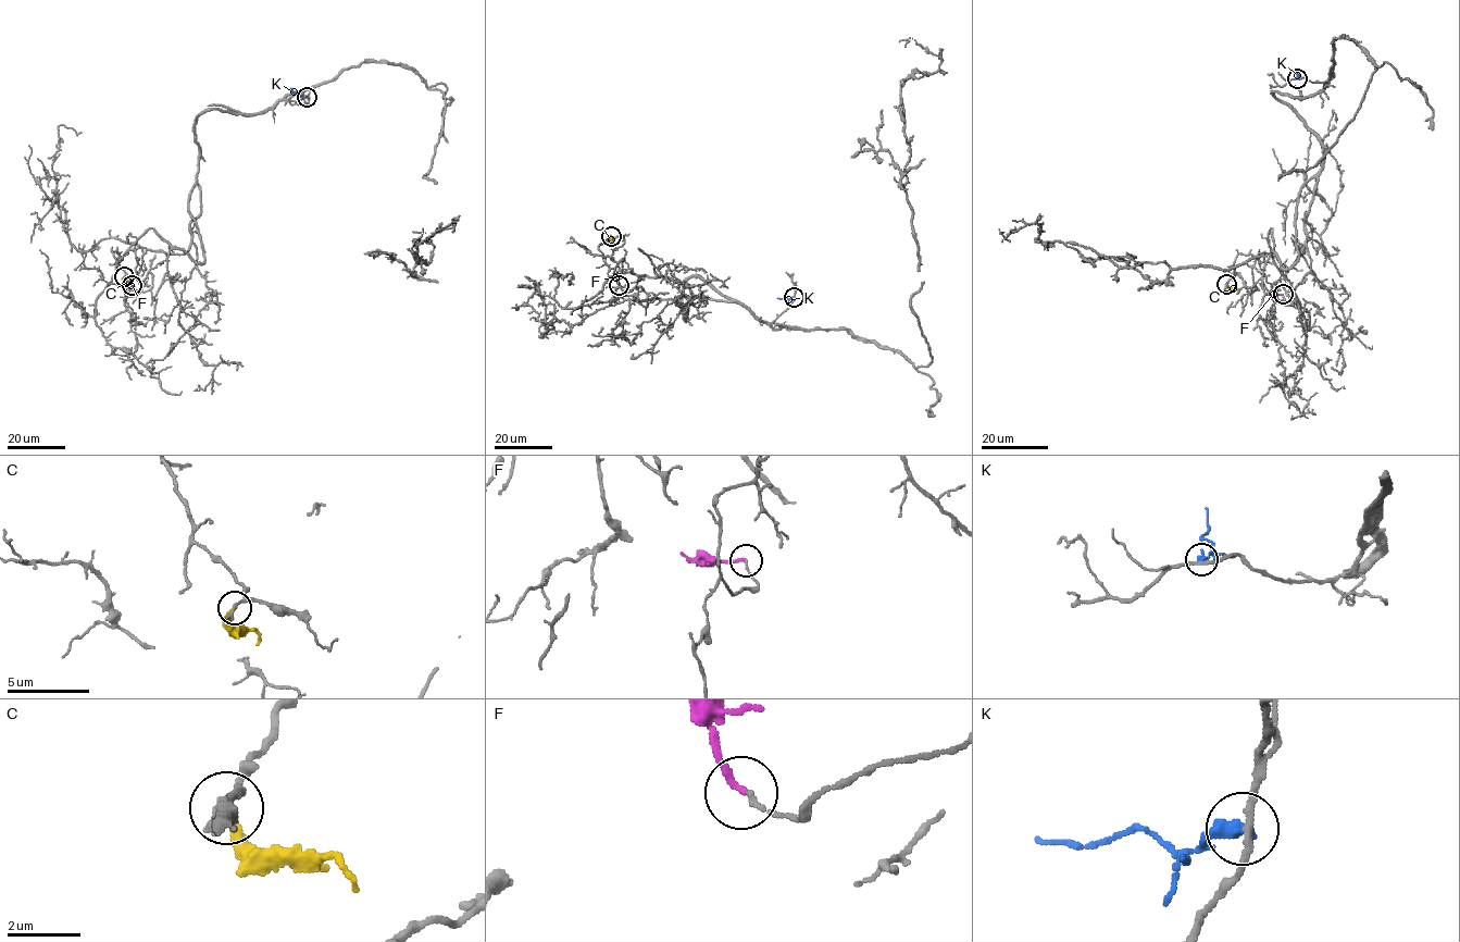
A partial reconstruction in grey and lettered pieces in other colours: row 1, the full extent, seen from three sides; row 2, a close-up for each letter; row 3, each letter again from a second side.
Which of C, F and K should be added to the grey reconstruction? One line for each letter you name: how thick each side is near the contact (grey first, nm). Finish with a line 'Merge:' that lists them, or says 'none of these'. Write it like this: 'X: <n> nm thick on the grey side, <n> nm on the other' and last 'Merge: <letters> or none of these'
Merge: none of these

